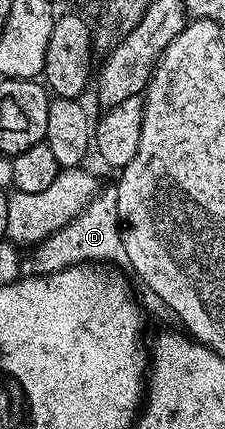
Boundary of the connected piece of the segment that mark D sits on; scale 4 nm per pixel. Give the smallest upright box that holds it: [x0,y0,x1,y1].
[23,186,125,276]

